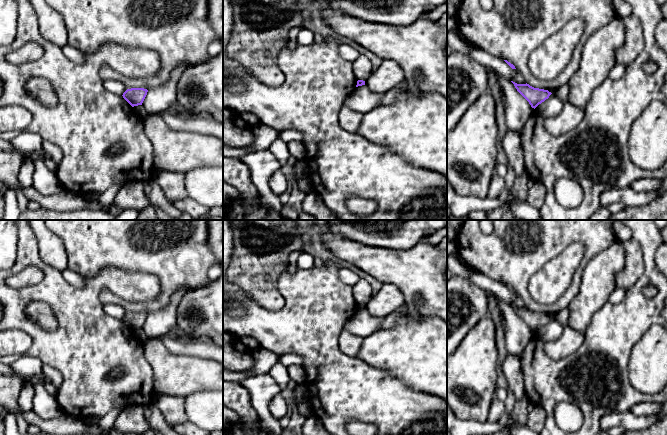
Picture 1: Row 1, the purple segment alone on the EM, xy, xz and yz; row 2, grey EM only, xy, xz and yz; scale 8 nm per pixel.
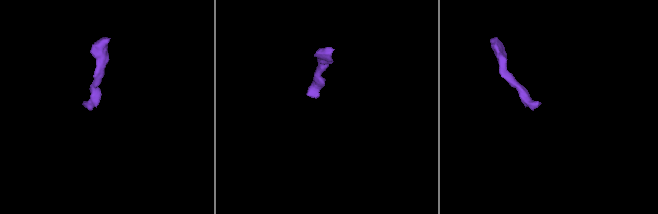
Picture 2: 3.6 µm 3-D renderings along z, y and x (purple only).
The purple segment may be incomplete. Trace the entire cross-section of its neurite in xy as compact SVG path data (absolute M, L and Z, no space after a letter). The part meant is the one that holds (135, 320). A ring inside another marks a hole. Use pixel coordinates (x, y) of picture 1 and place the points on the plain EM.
M131 312L123 317L123 322L132 330L142 329L148 314L144 312Z

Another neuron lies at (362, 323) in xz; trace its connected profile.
M366 309L358 310L342 330L365 338L378 330L385 317L372 316Z

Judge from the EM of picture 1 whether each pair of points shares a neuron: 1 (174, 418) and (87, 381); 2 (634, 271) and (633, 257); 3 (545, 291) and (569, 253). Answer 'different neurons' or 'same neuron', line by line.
1: different neurons
2: same neuron
3: same neuron

